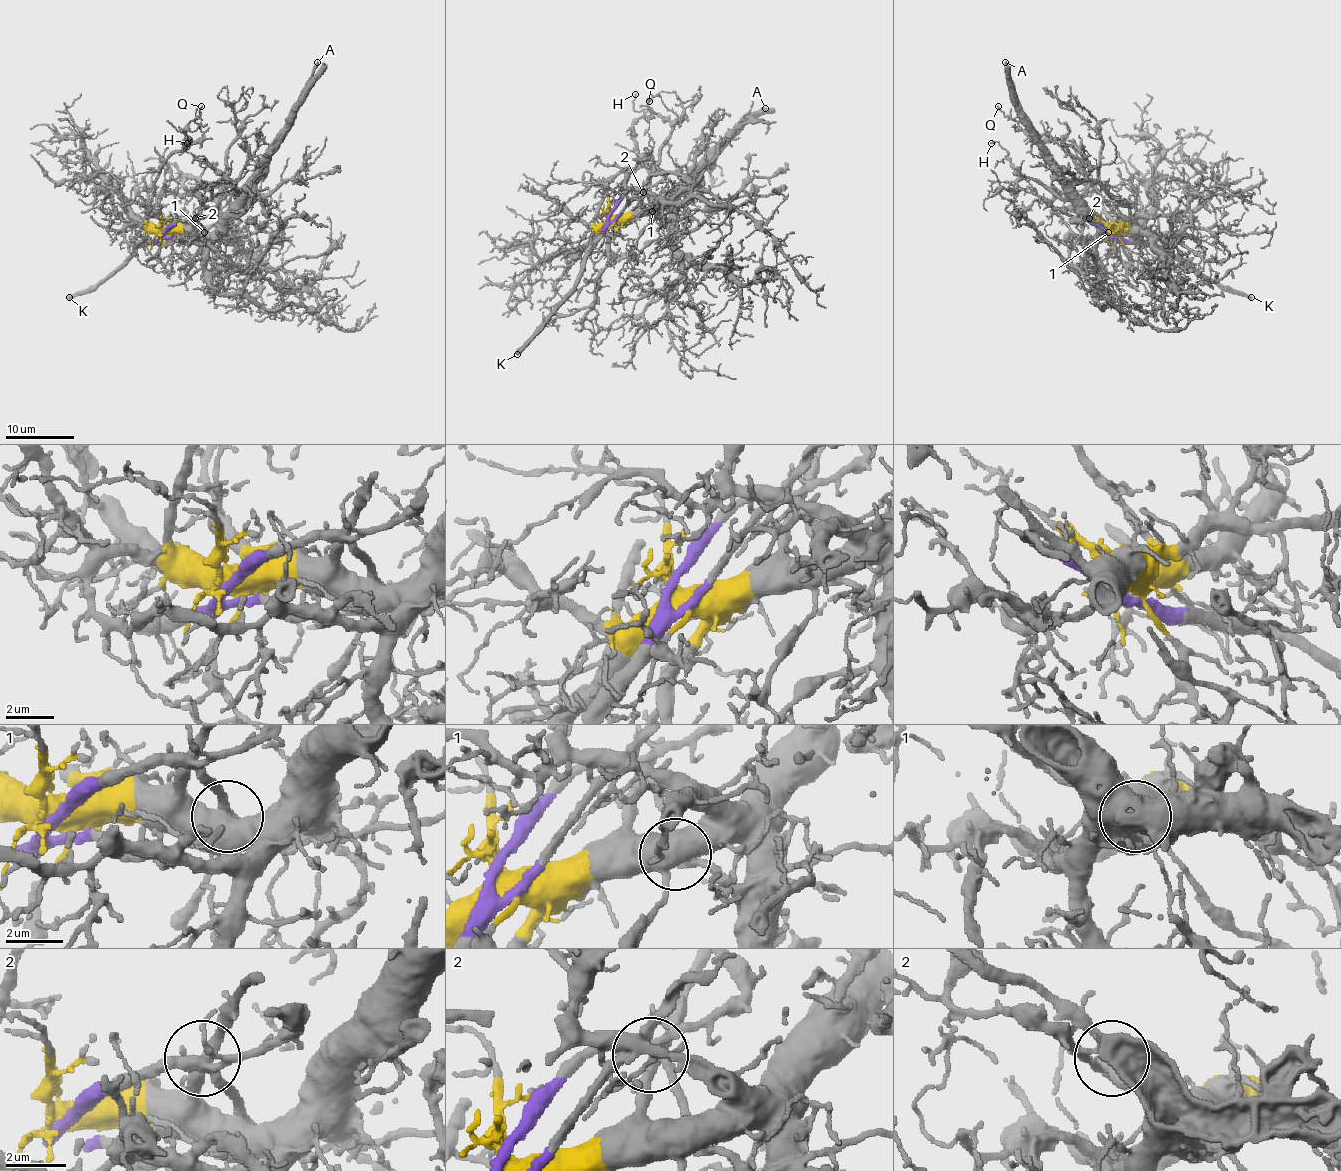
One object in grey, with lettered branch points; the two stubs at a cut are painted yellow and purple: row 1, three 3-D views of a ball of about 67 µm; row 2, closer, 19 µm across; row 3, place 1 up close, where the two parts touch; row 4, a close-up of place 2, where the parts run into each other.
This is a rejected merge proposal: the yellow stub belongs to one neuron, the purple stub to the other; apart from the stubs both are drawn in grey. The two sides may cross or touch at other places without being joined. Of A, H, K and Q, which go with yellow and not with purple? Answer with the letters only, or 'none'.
A, H, Q

